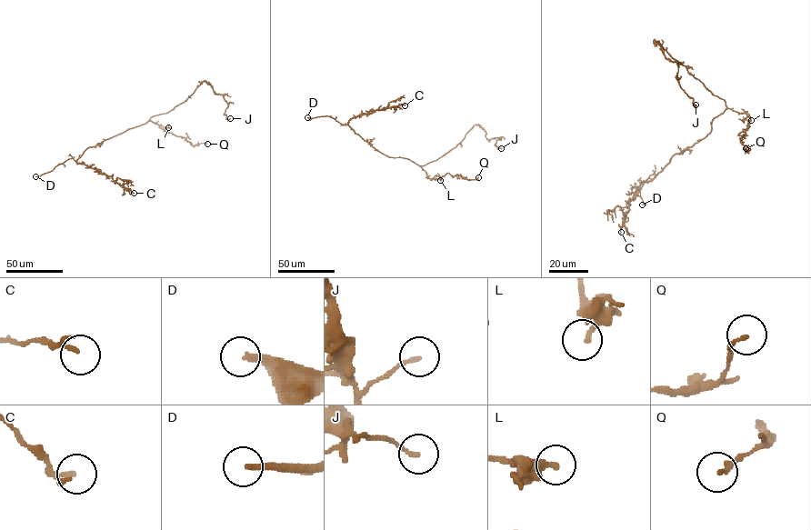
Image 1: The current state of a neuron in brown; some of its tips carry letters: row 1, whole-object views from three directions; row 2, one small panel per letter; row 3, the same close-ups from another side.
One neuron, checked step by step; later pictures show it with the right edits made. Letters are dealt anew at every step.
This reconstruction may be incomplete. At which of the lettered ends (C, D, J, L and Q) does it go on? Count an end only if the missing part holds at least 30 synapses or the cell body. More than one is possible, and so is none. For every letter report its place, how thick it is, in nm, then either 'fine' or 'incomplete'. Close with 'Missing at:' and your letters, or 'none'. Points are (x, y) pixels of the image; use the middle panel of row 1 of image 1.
C: place (405, 105); calibre 160 nm; fine
D: place (307, 117); calibre 260 nm; incomplete
J: place (501, 148); calibre 130 nm; fine
L: place (440, 180); calibre 240 nm; fine
Q: place (478, 177); calibre 170 nm; fine
Missing at: D

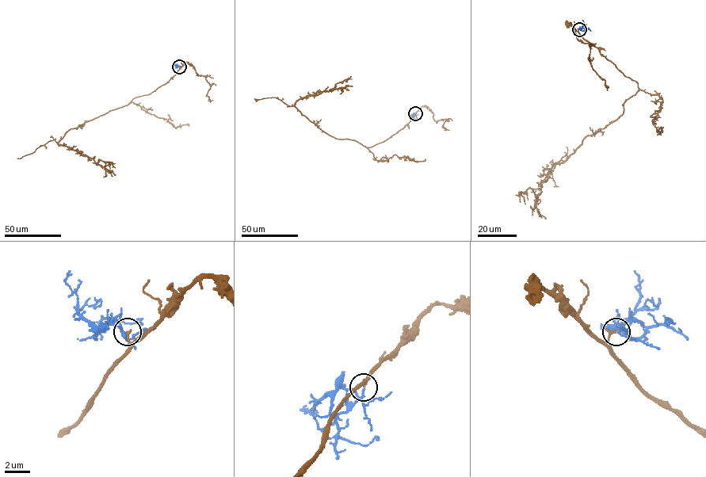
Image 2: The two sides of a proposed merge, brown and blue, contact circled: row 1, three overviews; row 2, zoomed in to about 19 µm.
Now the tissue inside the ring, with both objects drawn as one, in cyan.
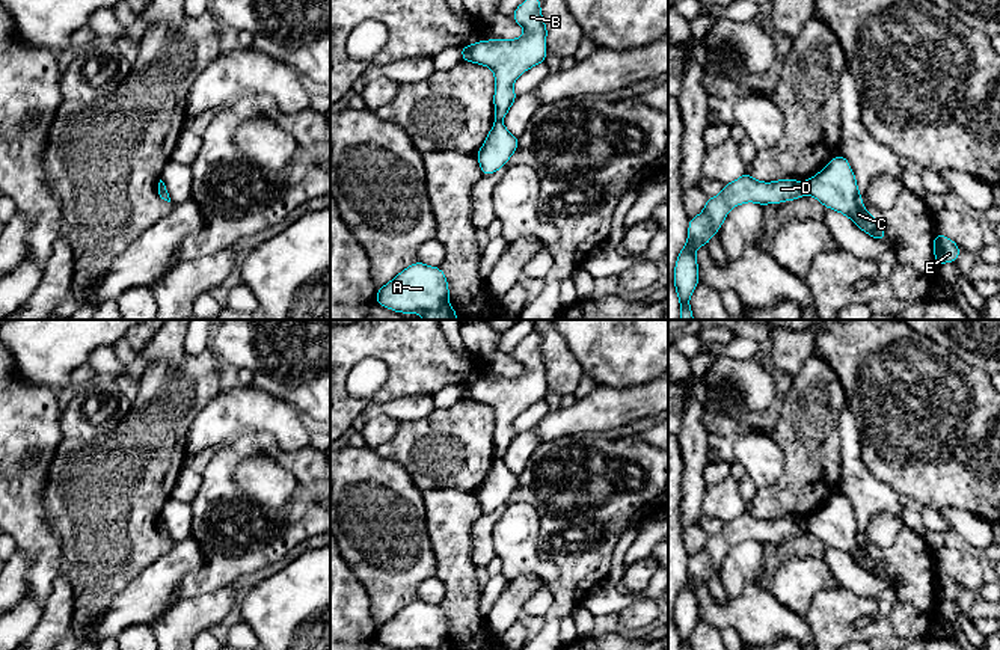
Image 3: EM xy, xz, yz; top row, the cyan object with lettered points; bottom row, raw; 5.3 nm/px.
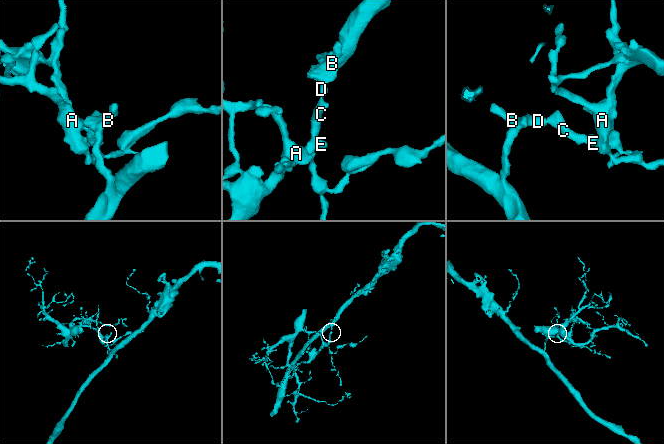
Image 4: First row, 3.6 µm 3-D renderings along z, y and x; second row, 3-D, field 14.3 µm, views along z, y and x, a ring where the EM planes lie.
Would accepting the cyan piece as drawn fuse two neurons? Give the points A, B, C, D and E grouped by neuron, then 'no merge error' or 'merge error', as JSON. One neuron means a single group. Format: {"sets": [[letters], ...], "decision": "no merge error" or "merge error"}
{"sets": [["A", "C", "E"], ["B", "D"]], "decision": "merge error"}

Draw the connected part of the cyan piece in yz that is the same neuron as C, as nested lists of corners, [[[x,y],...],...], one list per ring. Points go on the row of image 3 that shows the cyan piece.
[[[836,155],[819,173],[807,181],[807,192],[824,207],[848,216],[855,226],[876,240],[885,240],[887,232],[861,201],[857,179],[843,155]]]

